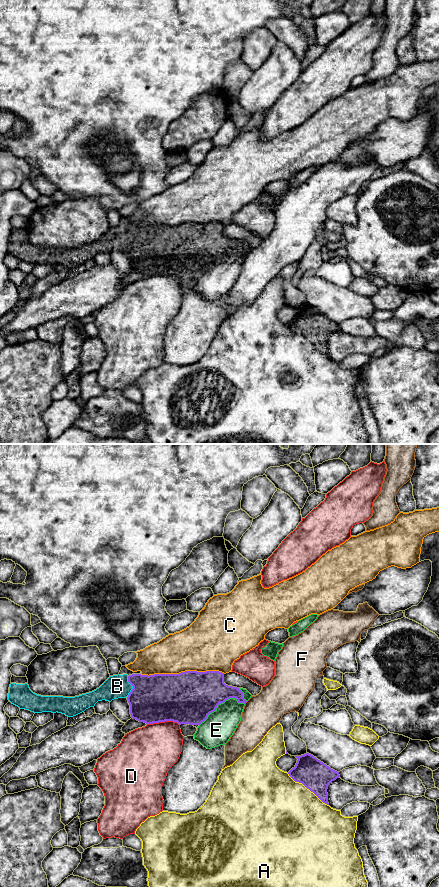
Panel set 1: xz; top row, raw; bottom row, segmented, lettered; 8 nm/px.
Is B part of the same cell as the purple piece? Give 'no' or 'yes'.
yes

